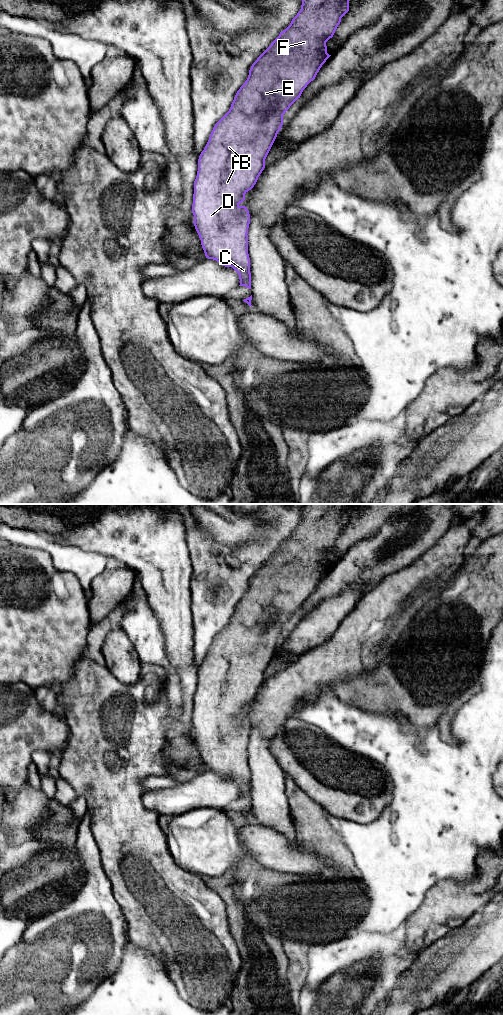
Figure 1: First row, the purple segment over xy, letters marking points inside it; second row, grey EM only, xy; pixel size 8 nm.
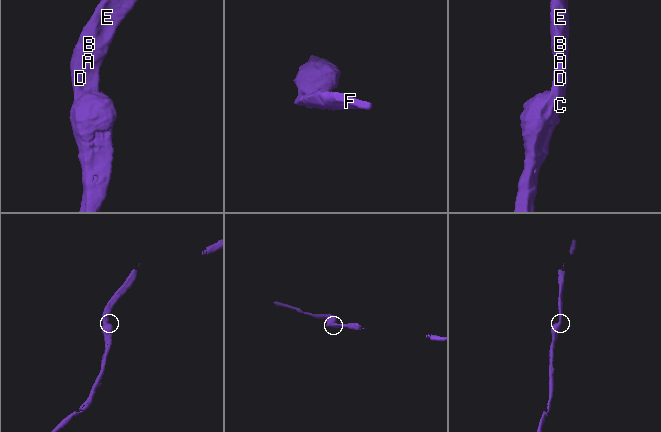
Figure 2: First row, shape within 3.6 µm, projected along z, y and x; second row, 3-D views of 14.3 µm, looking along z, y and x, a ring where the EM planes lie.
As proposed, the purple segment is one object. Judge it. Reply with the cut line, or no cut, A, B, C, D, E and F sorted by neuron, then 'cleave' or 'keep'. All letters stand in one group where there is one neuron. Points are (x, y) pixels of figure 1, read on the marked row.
no cut | A B C D E F | keep

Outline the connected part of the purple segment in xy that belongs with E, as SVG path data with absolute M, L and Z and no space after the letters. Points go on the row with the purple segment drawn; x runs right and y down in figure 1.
M302 0L300 11L292 19L290 25L280 32L279 36L271 43L271 45L257 58L252 64L249 75L245 83L237 91L229 111L215 124L209 140L201 152L198 159L198 171L194 181L194 194L192 213L194 215L194 226L201 240L201 245L205 256L208 259L213 259L219 262L222 266L232 267L239 275L240 285L251 289L251 273L250 273L250 258L248 254L248 228L250 224L250 214L245 206L239 204L245 200L245 194L251 190L256 184L258 177L265 168L265 159L283 125L283 115L290 106L300 98L303 90L313 81L319 72L322 65L331 56L327 53L326 42L333 37L341 18L349 11L349 0Z

